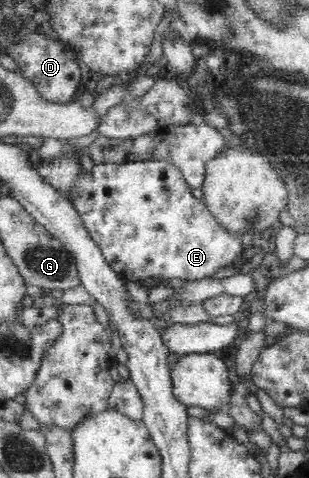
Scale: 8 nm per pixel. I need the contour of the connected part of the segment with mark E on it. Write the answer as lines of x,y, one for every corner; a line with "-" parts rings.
131,160
124,163
101,163
94,164
89,170
84,168
82,173
78,173
74,185
69,187
68,197
73,203
73,207
80,215
84,226
89,231
96,245
101,249
105,260
110,264
110,267
120,276
120,279
125,281
141,282
146,279
165,279
173,278
181,280
196,281
202,278
210,278
218,269
235,265
243,257
242,237
240,234
231,232
226,227
223,227
213,212
207,207
204,200
198,199
192,193
192,188
188,185
186,176
182,173
180,167
172,162
165,160

